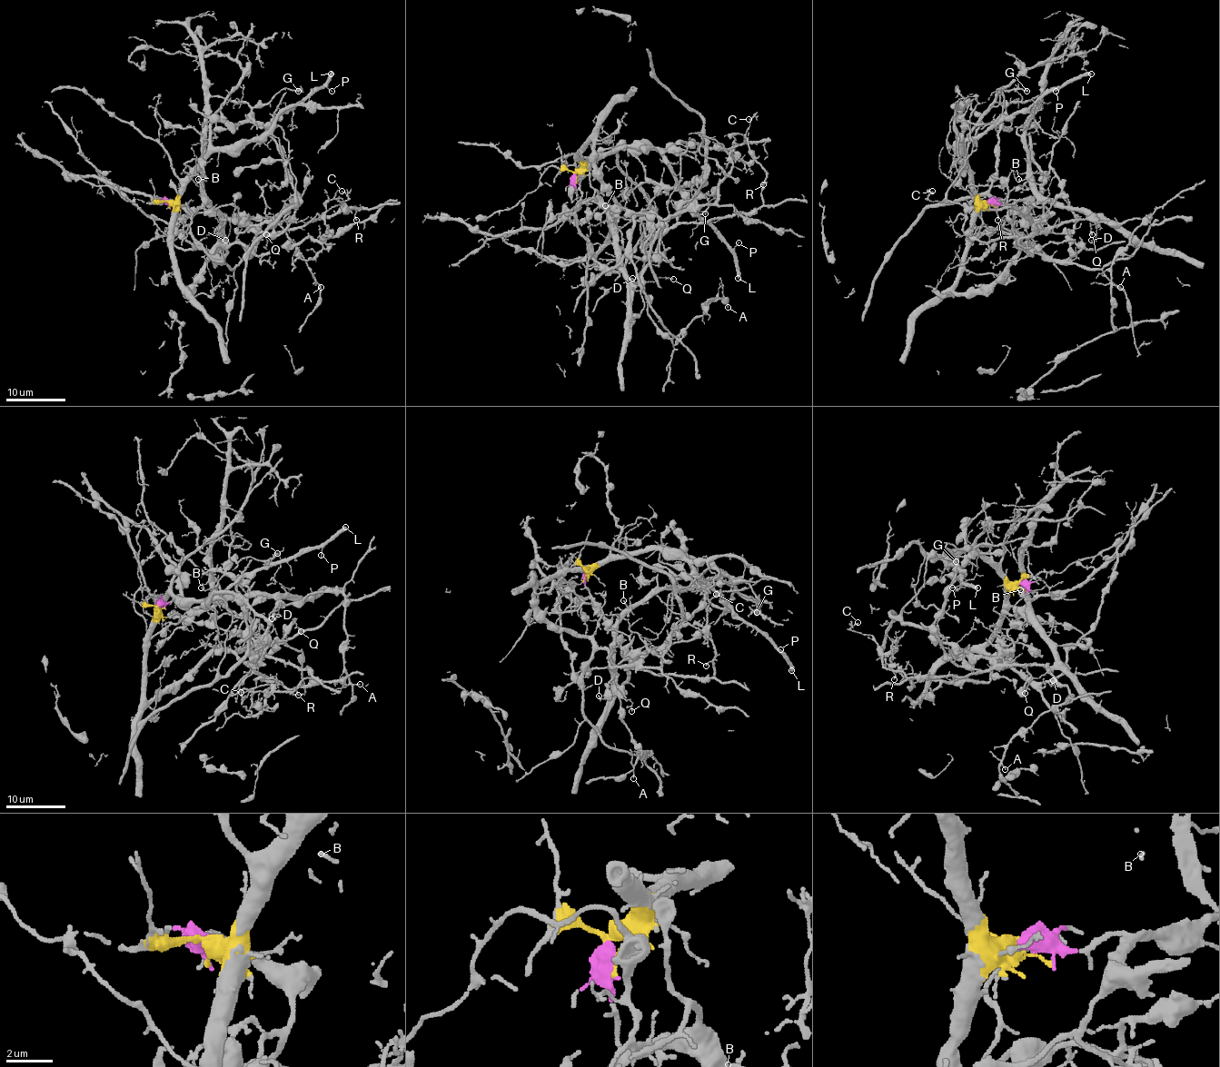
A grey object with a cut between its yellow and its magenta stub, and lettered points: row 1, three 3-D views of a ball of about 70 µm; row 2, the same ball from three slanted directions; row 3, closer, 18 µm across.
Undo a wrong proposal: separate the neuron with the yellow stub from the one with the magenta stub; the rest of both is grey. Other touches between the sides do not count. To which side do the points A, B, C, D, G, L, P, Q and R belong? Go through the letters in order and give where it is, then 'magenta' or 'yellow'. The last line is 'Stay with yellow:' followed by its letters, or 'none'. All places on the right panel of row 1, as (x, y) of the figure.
A: at (1120, 287); magenta
B: at (1018, 179); magenta
C: at (932, 191); magenta
D: at (1091, 240); magenta
G: at (1026, 91); magenta
L: at (1091, 74); yellow
P: at (1056, 91); yellow
Q: at (1092, 234); magenta
R: at (997, 220); magenta
Stay with yellow: L, P

